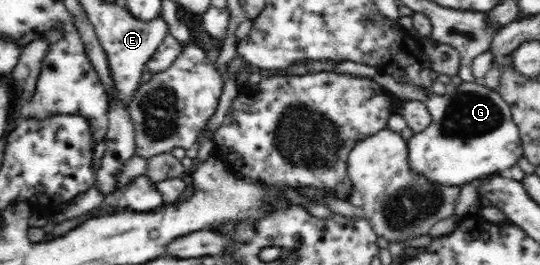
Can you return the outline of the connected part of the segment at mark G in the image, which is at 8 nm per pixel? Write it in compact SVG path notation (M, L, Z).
M376 73L372 79L402 100L418 99L426 103L431 114L429 125L423 131L414 133L412 138L407 140L406 165L410 176L420 176L429 181L429 184L437 185L438 188L440 186L442 188L461 186L488 175L507 175L510 168L516 166L519 158L524 156L519 129L513 119L509 104L496 90L478 84L478 82L464 81L458 86L450 84L445 95L437 95L423 92L421 88L411 86L407 82L399 82L390 75Z

